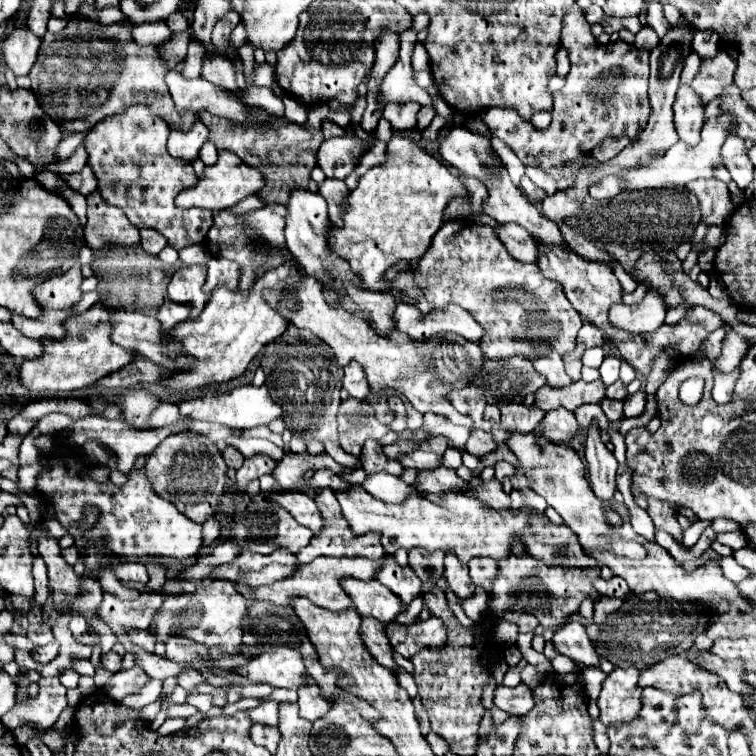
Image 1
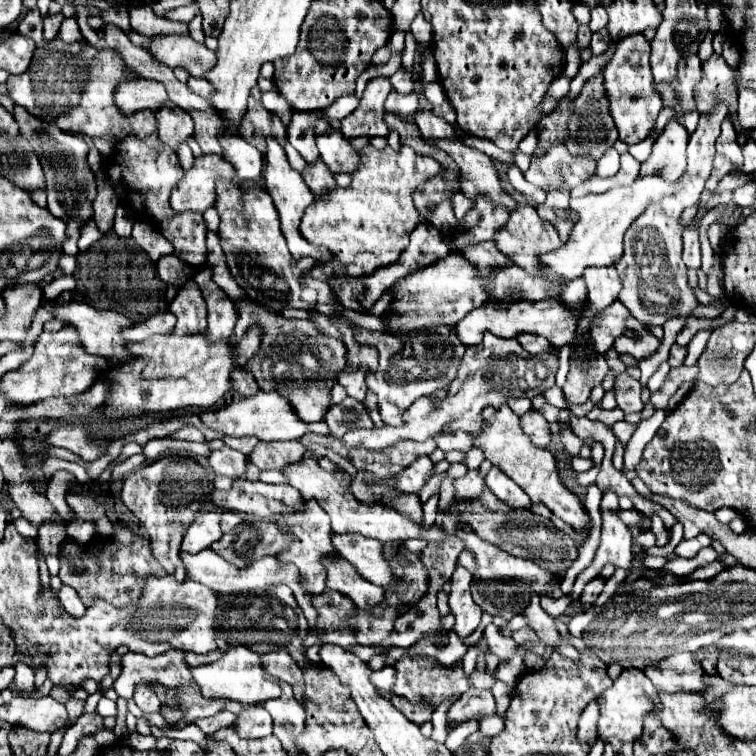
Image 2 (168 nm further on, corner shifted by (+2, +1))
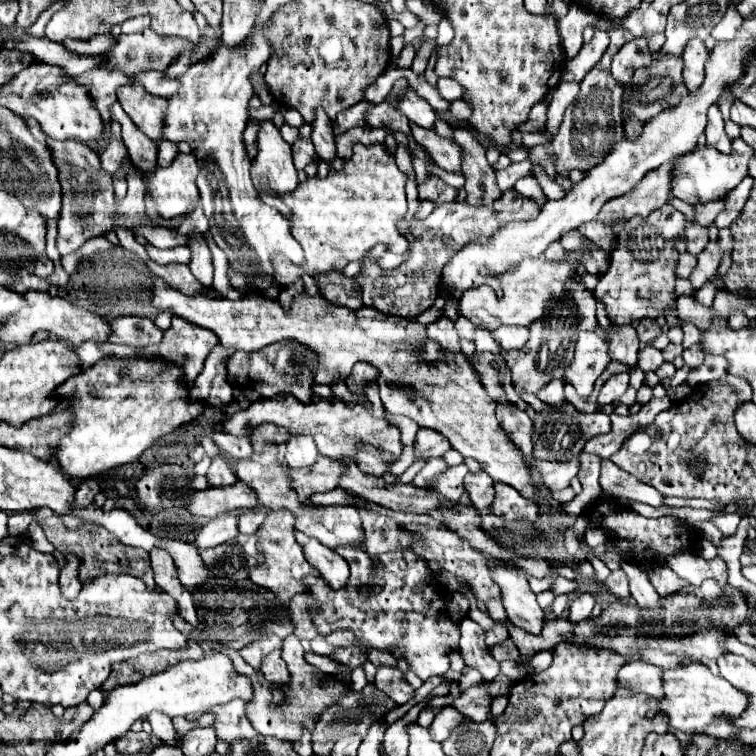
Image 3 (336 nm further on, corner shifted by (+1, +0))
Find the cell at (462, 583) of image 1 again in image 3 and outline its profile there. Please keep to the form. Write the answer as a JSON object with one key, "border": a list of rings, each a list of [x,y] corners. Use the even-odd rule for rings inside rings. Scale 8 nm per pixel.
{"border":[[[463,618],[461,622],[461,656],[469,668],[479,670],[483,676],[483,682],[493,682],[499,676],[499,662],[495,662],[487,654],[487,644],[485,644],[485,630],[475,624],[469,618]]]}

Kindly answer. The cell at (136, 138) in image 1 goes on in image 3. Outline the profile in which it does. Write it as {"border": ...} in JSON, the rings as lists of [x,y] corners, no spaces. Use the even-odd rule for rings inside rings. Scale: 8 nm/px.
{"border":[[[191,234],[189,236],[189,248],[193,252],[193,260],[191,260],[191,272],[193,276],[203,284],[203,286],[211,286],[213,284],[213,256],[211,250],[207,246],[207,242],[203,240],[203,236],[199,234]]]}

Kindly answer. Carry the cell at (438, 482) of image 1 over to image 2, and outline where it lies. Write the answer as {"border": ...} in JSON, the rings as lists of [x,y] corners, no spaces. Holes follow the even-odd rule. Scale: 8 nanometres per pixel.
{"border":[[[418,457],[416,463],[412,463],[402,473],[398,473],[398,477],[394,477],[394,485],[402,493],[416,493],[418,495],[426,483],[426,479],[432,475],[432,471],[434,471],[432,459],[430,457]]]}

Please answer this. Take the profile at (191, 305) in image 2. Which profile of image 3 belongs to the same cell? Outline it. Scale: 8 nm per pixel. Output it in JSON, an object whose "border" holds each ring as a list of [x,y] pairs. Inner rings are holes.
{"border":[[[173,318],[171,328],[163,334],[159,344],[159,354],[181,366],[185,378],[193,382],[201,374],[203,362],[215,344],[219,344],[215,332],[195,328],[193,324],[187,324],[187,320]]]}

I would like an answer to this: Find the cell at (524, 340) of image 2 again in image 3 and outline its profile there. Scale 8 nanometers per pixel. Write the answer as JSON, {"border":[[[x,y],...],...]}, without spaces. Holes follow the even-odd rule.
{"border":[[[497,328],[493,332],[495,342],[499,344],[499,348],[503,350],[521,350],[525,340],[529,338],[529,330],[527,328]]]}

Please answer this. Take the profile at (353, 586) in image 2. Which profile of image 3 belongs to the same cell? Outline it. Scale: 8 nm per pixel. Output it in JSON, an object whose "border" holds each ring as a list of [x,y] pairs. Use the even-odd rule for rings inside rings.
{"border":[[[295,530],[295,540],[303,548],[305,560],[319,570],[319,574],[331,584],[331,588],[343,588],[349,578],[349,564],[331,548],[323,546],[319,540],[305,536]]]}

